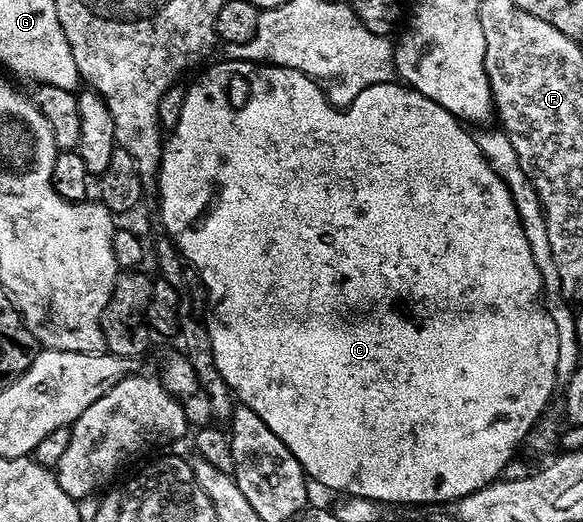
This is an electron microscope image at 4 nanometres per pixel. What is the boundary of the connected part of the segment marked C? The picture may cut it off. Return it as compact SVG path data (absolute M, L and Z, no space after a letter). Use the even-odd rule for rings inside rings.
M227 59L223 63L215 63L195 84L190 84L185 93L185 105L181 105L181 117L177 125L166 136L163 145L163 156L159 166L157 192L159 191L159 219L163 222L166 238L175 244L175 250L199 274L203 288L207 291L207 319L205 326L212 345L213 361L228 385L231 394L242 406L253 409L281 441L297 457L303 472L312 480L315 479L323 487L331 491L340 491L340 496L356 495L366 499L375 499L379 503L447 503L465 497L477 489L494 483L504 474L507 462L515 455L519 446L535 430L535 424L544 418L543 410L551 399L551 390L557 386L555 370L557 369L557 325L553 325L550 310L539 298L544 298L543 278L537 269L537 261L533 261L533 253L529 249L529 241L525 237L525 229L519 220L517 209L513 205L513 197L485 161L481 149L477 145L475 135L467 132L468 128L453 113L441 109L437 101L429 101L421 93L399 81L378 83L369 89L361 89L358 97L346 109L337 113L329 113L325 119L319 119L331 104L328 99L321 103L289 103L289 68L273 67L261 63L249 63L246 59Z

